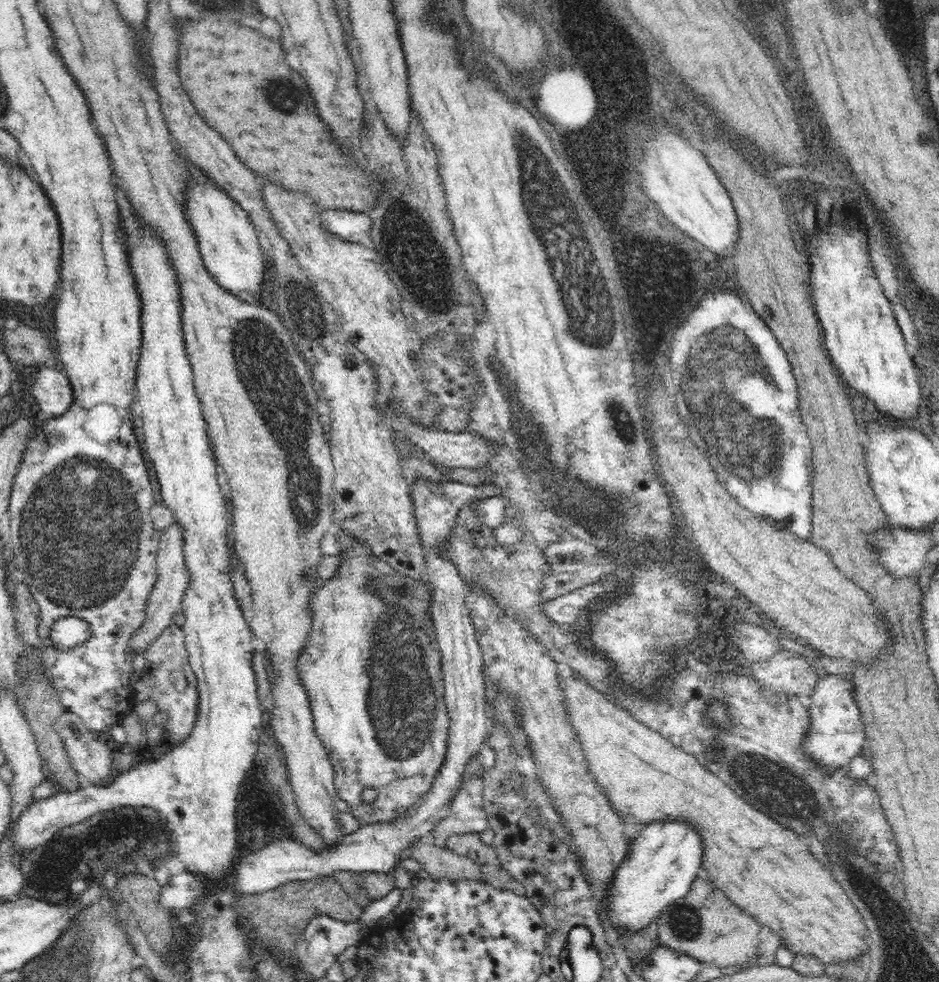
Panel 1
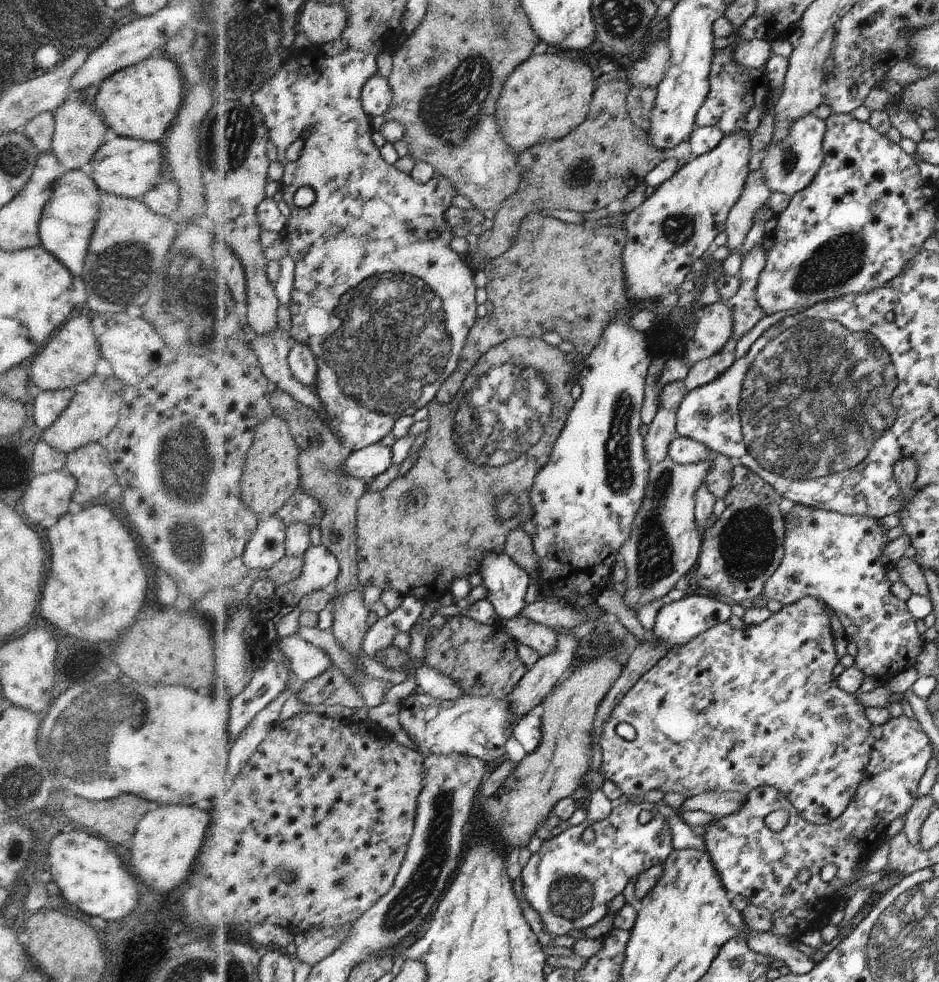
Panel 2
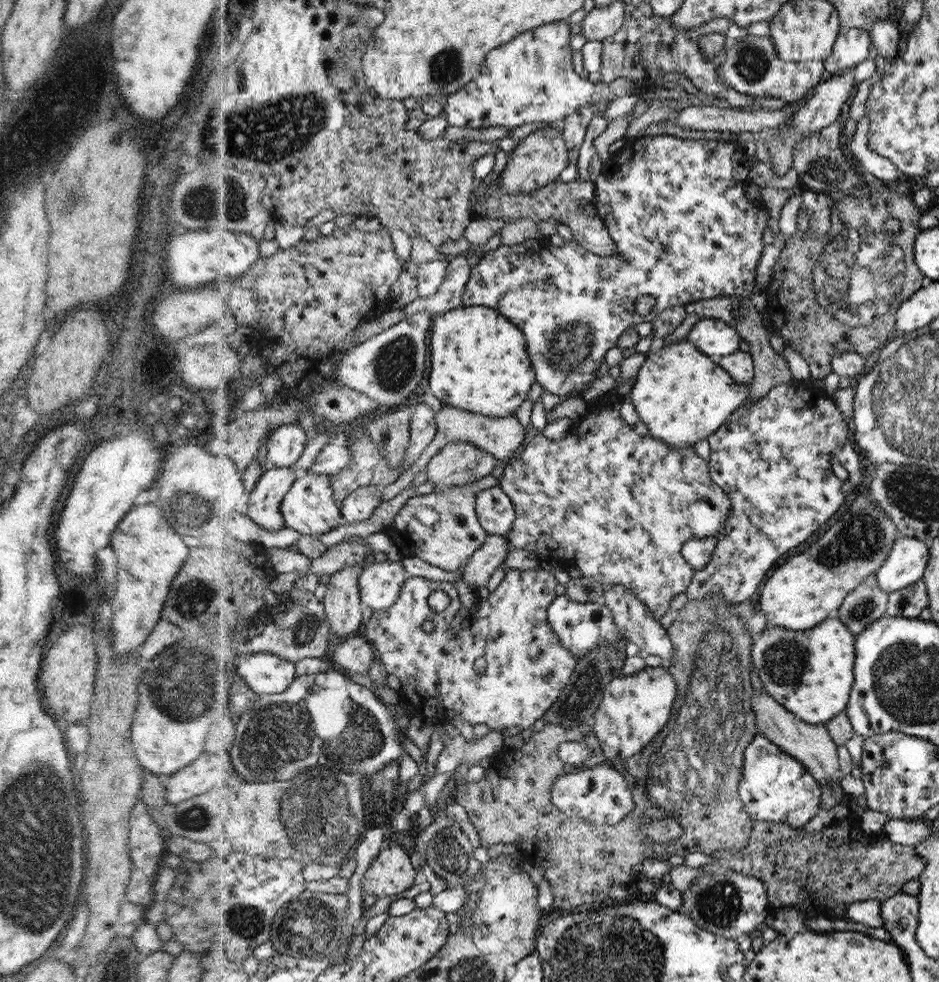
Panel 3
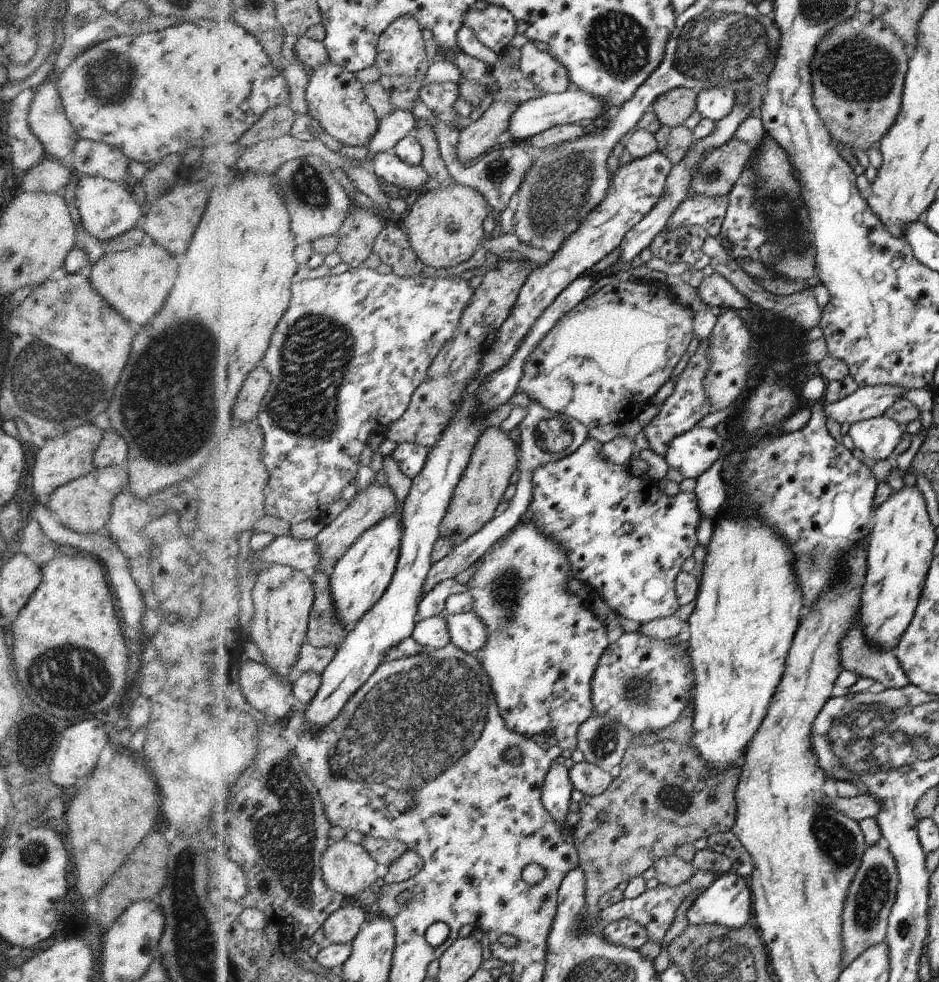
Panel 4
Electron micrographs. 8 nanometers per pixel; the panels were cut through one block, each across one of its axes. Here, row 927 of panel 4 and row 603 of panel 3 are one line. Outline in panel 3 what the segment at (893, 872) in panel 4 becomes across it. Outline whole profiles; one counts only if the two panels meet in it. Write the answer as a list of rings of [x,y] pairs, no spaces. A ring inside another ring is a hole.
[[[872,573],[870,578],[864,579],[847,596],[836,615],[858,635],[876,620],[886,616],[889,598],[889,594],[880,588],[876,573]]]

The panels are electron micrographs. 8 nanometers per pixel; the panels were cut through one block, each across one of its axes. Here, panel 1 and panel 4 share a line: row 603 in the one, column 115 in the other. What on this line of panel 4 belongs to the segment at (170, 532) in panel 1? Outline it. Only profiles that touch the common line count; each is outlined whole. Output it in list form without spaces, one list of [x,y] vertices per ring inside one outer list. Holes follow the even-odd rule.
[[[78,139],[74,145],[73,159],[69,167],[83,176],[102,177],[125,183],[129,176],[129,158],[108,143],[92,139]]]

